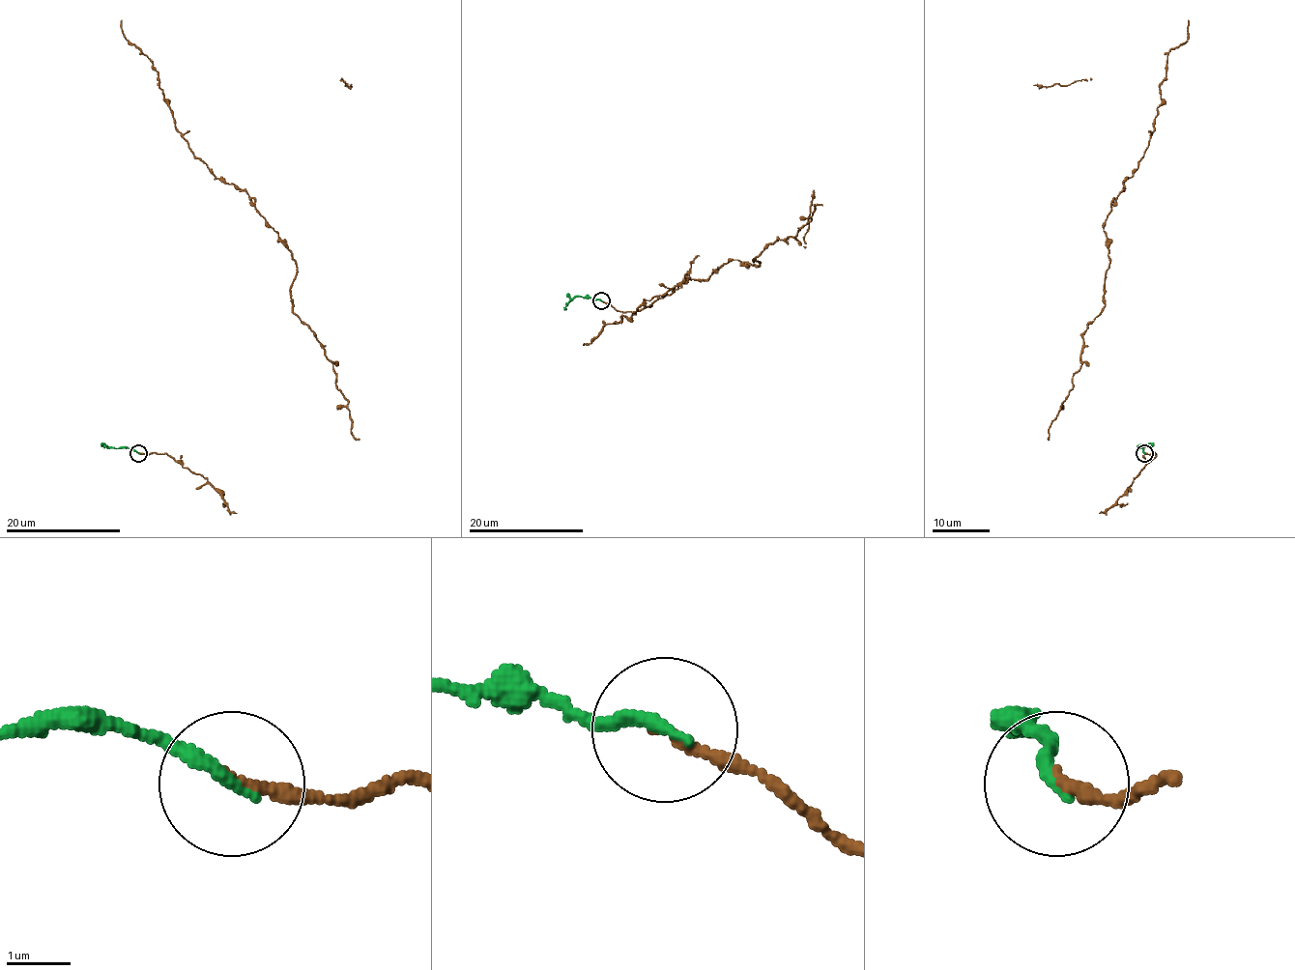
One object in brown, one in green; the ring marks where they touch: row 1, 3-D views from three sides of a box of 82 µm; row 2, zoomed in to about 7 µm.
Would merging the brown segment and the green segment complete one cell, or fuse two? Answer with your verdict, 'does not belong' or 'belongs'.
belongs

